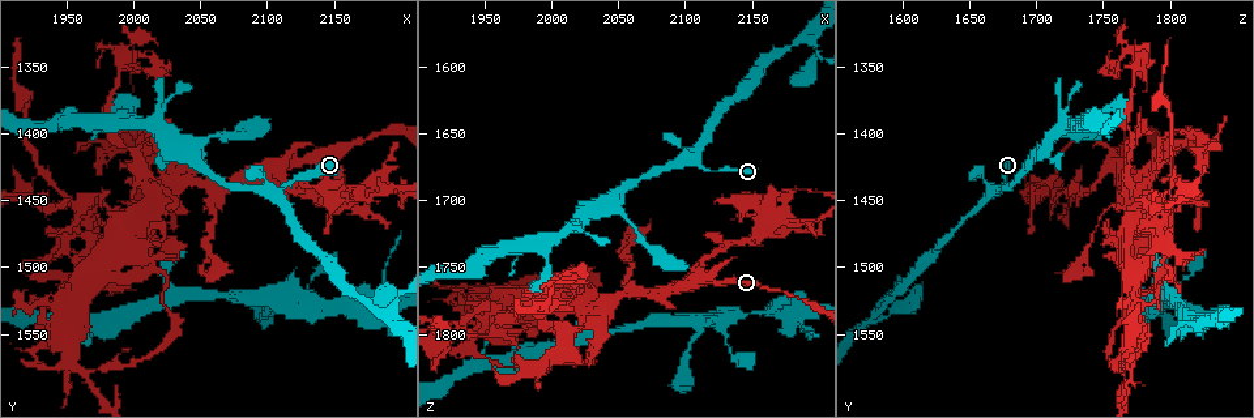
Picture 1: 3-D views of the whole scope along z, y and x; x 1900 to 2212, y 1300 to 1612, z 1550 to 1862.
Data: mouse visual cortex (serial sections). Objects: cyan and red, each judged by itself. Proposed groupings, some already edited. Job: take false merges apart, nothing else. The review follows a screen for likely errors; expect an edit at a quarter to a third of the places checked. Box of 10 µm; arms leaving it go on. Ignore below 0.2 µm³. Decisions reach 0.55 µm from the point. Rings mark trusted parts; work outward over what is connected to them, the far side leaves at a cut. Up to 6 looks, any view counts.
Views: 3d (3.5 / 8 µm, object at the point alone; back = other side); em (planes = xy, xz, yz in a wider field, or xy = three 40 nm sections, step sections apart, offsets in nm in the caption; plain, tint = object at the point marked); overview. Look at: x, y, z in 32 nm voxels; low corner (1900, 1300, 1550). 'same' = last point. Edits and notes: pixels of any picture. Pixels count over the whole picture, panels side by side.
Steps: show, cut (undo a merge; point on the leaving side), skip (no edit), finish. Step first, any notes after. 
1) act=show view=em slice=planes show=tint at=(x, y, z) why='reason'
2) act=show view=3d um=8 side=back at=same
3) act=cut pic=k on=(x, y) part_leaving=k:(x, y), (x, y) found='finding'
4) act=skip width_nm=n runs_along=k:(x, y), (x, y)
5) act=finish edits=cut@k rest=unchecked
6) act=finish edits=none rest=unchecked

act=show view=3d um=3.5 at=(2112, 1426, 1762)

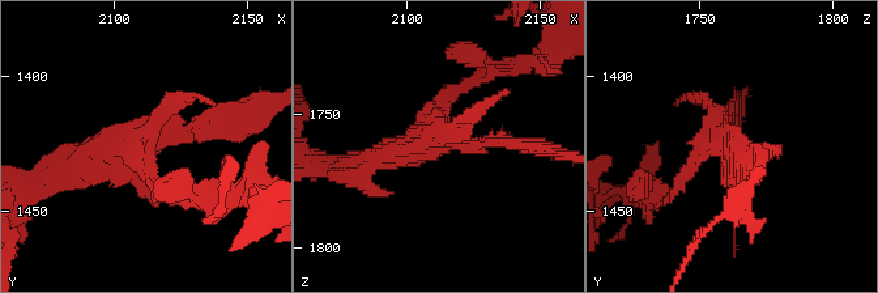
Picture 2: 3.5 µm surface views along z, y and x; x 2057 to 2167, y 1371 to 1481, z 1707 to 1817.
act=show view=em slice=xy step=1 show=tint at=(2112, 1428, 1761)

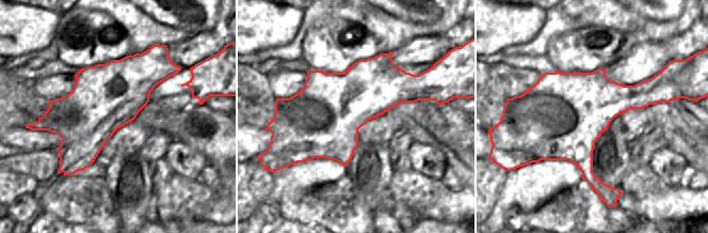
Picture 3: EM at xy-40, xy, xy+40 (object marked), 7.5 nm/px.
act=skip runs_along=2:(222, 124), (94, 156), (63, 172) found='one cell here'

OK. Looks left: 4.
act=show view=3d um=3.5 at=(2106, 1444, 1668) why='arms part here'

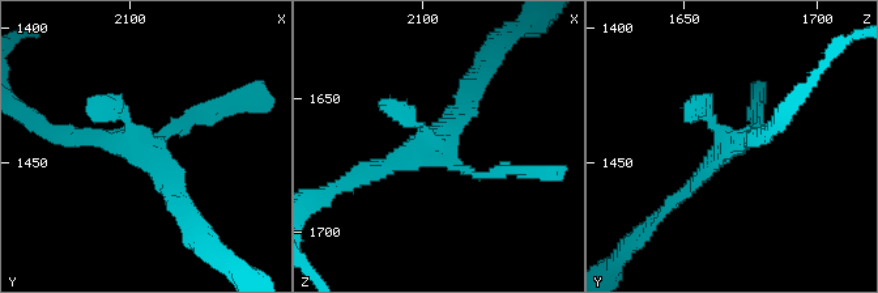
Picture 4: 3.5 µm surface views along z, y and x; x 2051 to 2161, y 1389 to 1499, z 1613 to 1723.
act=show view=em slice=xy step=1 show=tint at=(2107, 1443, 1669) why='shape alone is not enough'

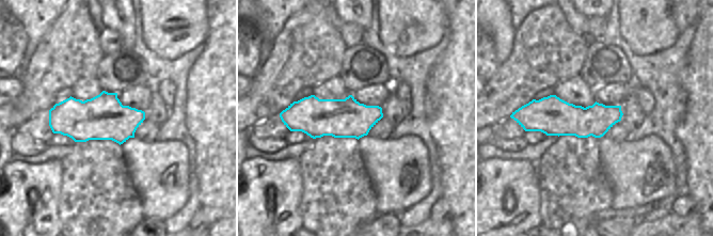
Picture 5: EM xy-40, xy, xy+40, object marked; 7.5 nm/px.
act=skip width_nm=300 runs_along=4:(214, 107), (154, 144), (67, 136) found='one cell here'

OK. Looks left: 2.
act=show view=3d um=3.5 side=back at=(2162, 1442, 1718)

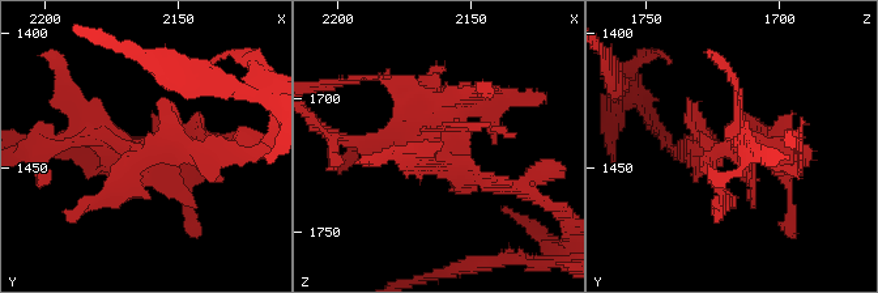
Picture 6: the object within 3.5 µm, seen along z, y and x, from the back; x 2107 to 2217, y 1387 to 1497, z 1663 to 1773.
act=show view=em slice=planes show=tint at=(2161, 1442, 1717) why='now the EM'

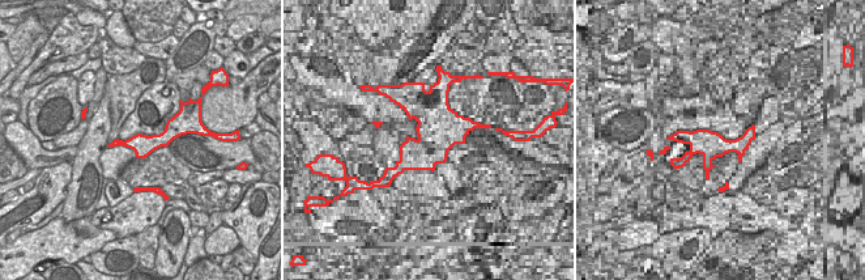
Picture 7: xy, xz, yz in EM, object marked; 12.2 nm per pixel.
act=skip runs_along=6:(691, 153), (767, 149), (771, 134) found='one cell here'

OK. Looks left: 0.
act=finish edits=none rest=unchecked

